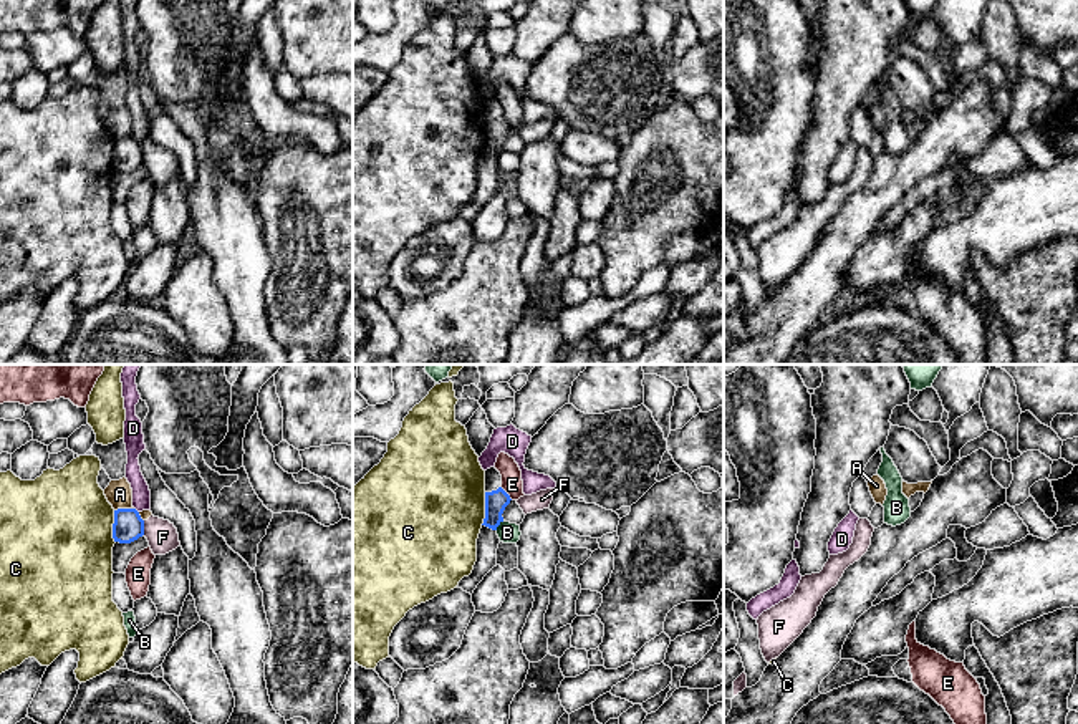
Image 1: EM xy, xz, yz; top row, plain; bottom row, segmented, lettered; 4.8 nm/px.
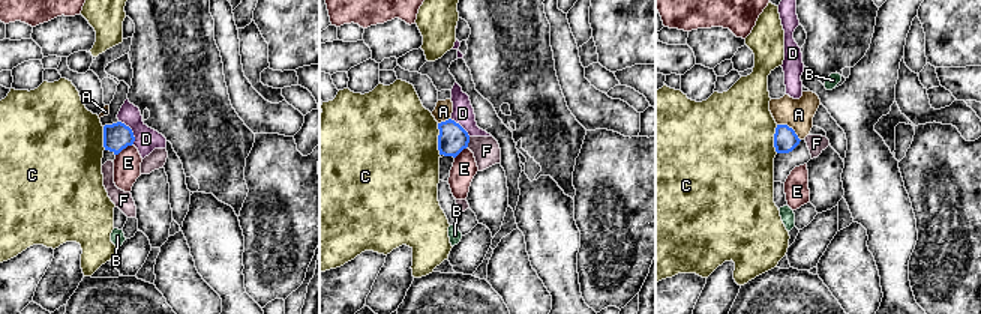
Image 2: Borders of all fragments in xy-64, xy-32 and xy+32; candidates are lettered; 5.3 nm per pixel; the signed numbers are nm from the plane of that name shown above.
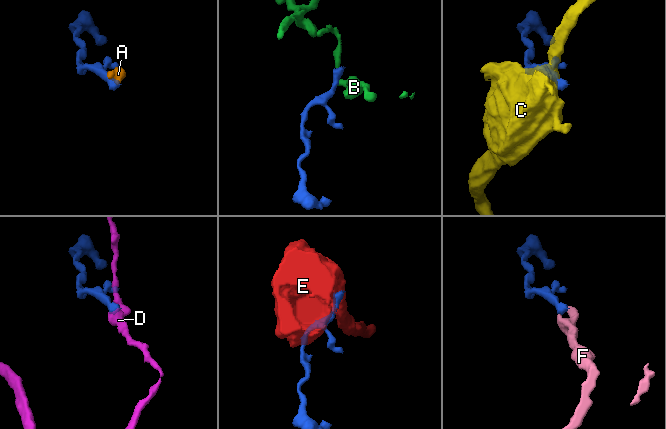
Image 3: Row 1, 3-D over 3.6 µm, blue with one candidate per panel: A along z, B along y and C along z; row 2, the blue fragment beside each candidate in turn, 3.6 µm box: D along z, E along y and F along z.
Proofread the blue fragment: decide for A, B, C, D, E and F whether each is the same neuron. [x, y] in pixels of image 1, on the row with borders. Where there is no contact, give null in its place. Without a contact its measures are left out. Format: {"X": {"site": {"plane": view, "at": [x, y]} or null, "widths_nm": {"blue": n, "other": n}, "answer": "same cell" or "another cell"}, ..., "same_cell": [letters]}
{"A": {"site": {"plane": "xy", "at": [123, 509]}, "widths_nm": {"blue": 150, "other": 130}, "answer": "another cell"}, "B": {"site": {"plane": "xz", "at": [499, 524]}, "widths_nm": {"blue": 110, "other": 100}, "answer": "another cell"}, "C": {"site": {"plane": "xz", "at": [486, 509]}, "widths_nm": {"blue": 110, "other": 500}, "answer": "another cell"}, "D": {"site": {"plane": "xy", "at": [136, 511]}, "widths_nm": {"blue": 150, "other": 100}, "answer": "another cell"}, "E": {"site": {"plane": "xz", "at": [505, 492]}, "widths_nm": {"blue": 110, "other": 100}, "answer": "another cell"}, "F": {"site": {"plane": "xy", "at": [143, 527]}, "widths_nm": {"blue": 150, "other": 150}, "answer": "another cell"}, "same_cell": []}

